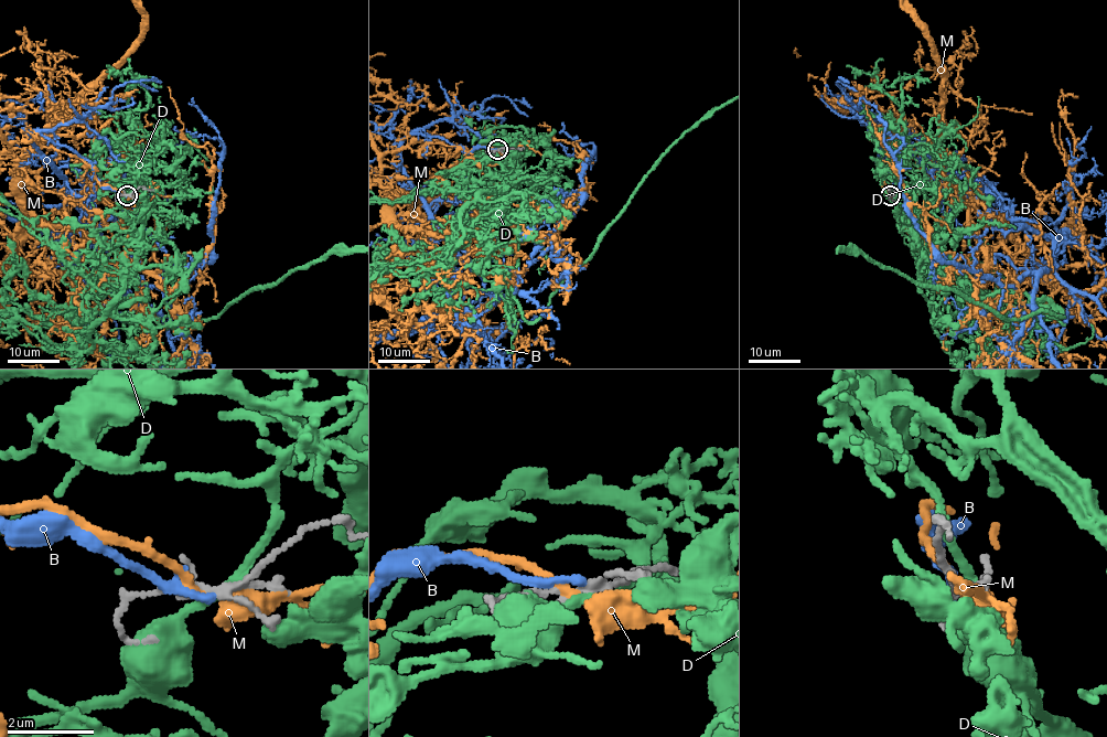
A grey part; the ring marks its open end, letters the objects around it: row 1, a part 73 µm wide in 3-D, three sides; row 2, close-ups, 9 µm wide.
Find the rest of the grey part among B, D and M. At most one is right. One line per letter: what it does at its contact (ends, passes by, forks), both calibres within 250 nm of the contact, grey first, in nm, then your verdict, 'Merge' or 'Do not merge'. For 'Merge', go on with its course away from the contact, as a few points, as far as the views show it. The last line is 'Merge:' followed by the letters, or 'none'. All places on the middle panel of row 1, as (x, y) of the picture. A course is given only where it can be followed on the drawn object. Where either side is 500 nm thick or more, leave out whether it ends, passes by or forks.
B: It ends there. Thickness 160 nm (grey) against 280 nm. Merge
D: It forks there. Thickness 170 nm (grey) against 180 nm. Do not merge
M: It forks there. Thickness 150 nm (grey) against 400 nm. Do not merge
Merge: B

